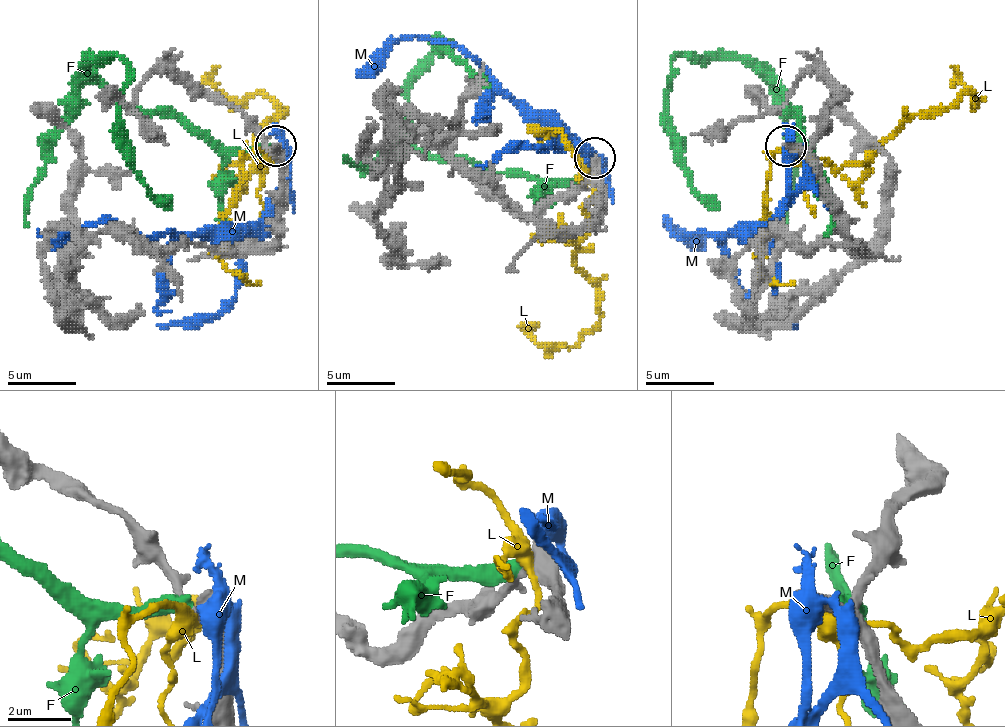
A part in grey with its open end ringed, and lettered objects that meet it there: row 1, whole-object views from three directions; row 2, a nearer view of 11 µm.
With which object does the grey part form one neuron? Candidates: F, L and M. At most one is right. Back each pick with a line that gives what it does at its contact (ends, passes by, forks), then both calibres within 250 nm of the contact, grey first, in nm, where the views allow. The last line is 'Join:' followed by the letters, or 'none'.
Join: none

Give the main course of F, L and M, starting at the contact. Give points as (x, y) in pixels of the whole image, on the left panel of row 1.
F: (266, 148), (215, 151), (174, 117), (130, 110), (89, 59), (127, 66), (127, 161), (171, 209)
L: (273, 154), (266, 168), (256, 134), (280, 110), (256, 93), (229, 100), (212, 83), (219, 66)
M: (277, 148), (280, 195), (256, 223), (144, 236), (113, 223), (82, 226), (52, 236), (41, 236), (38, 229)

